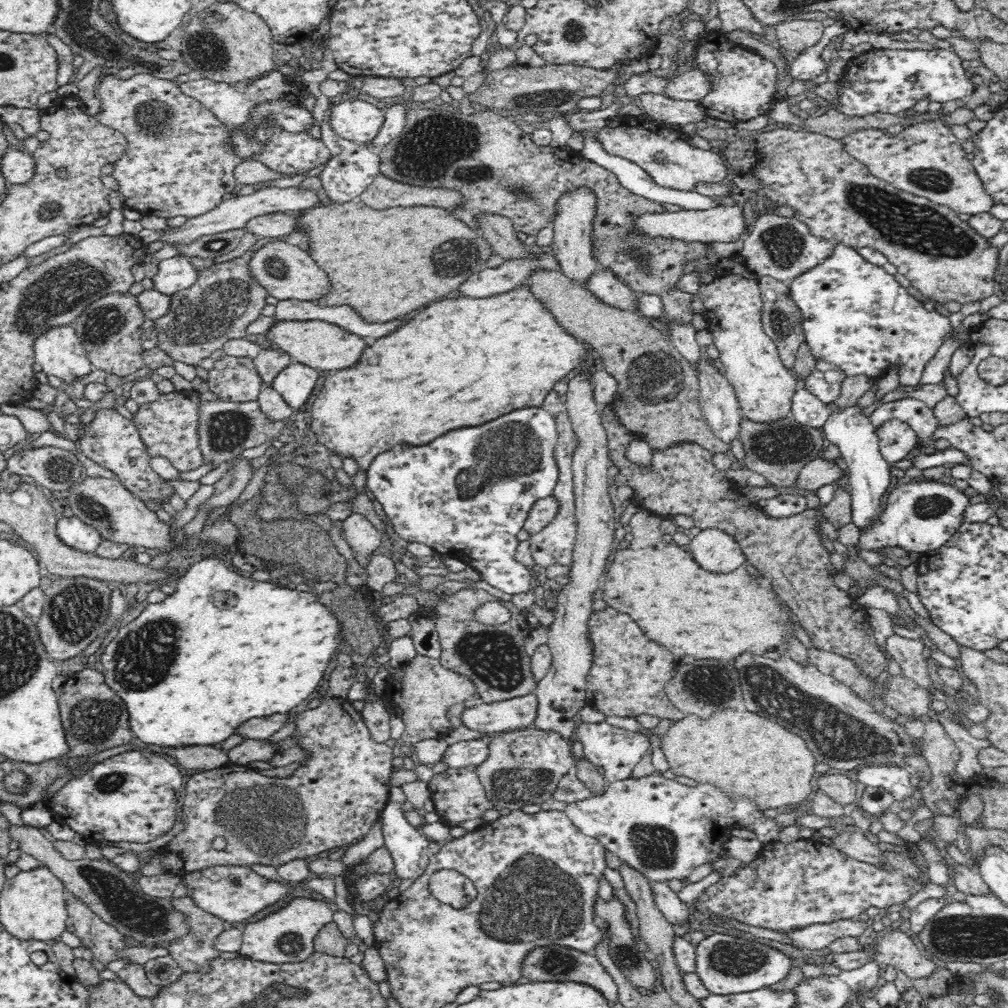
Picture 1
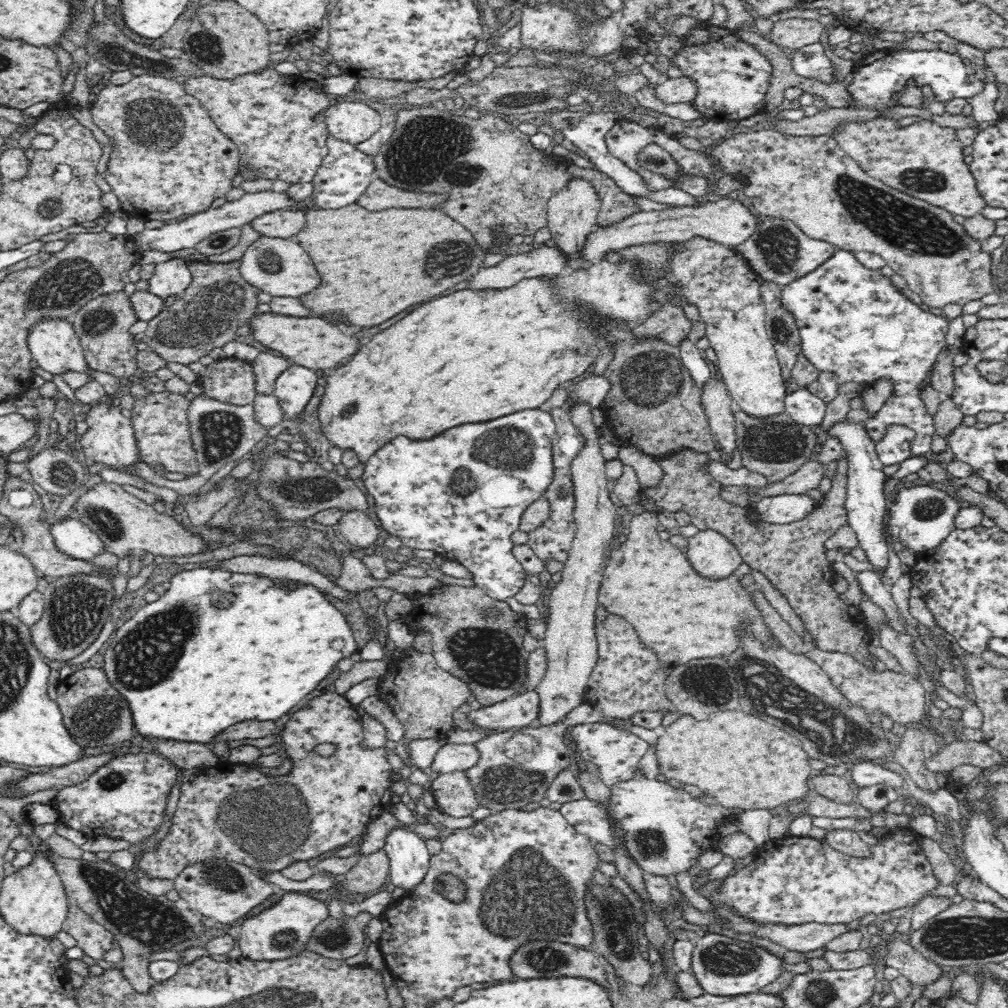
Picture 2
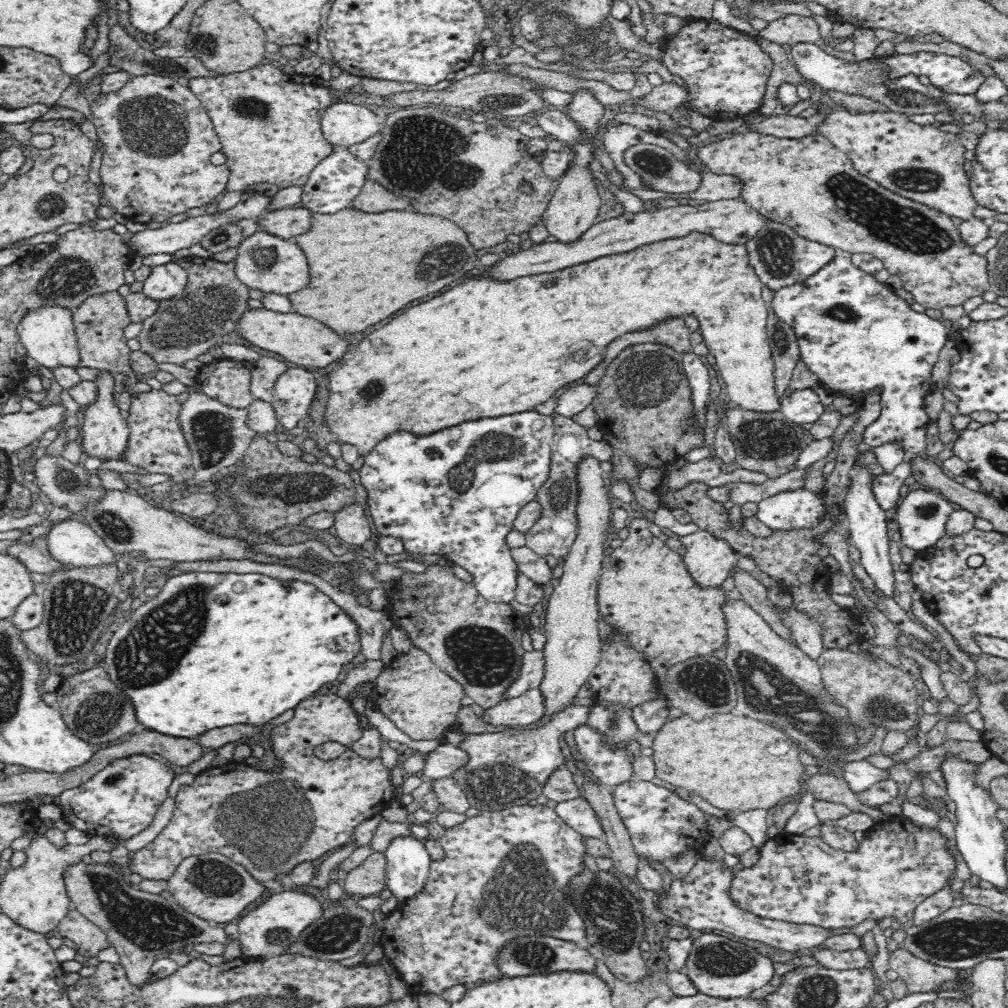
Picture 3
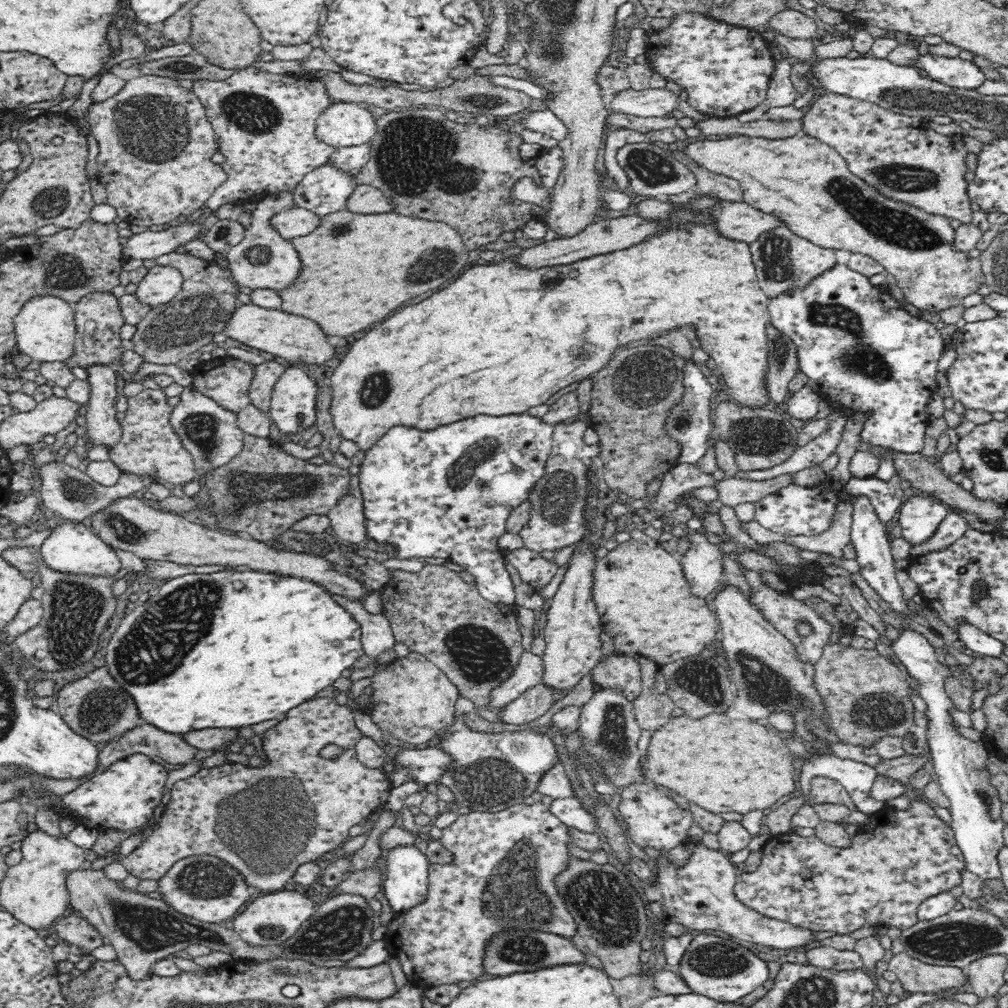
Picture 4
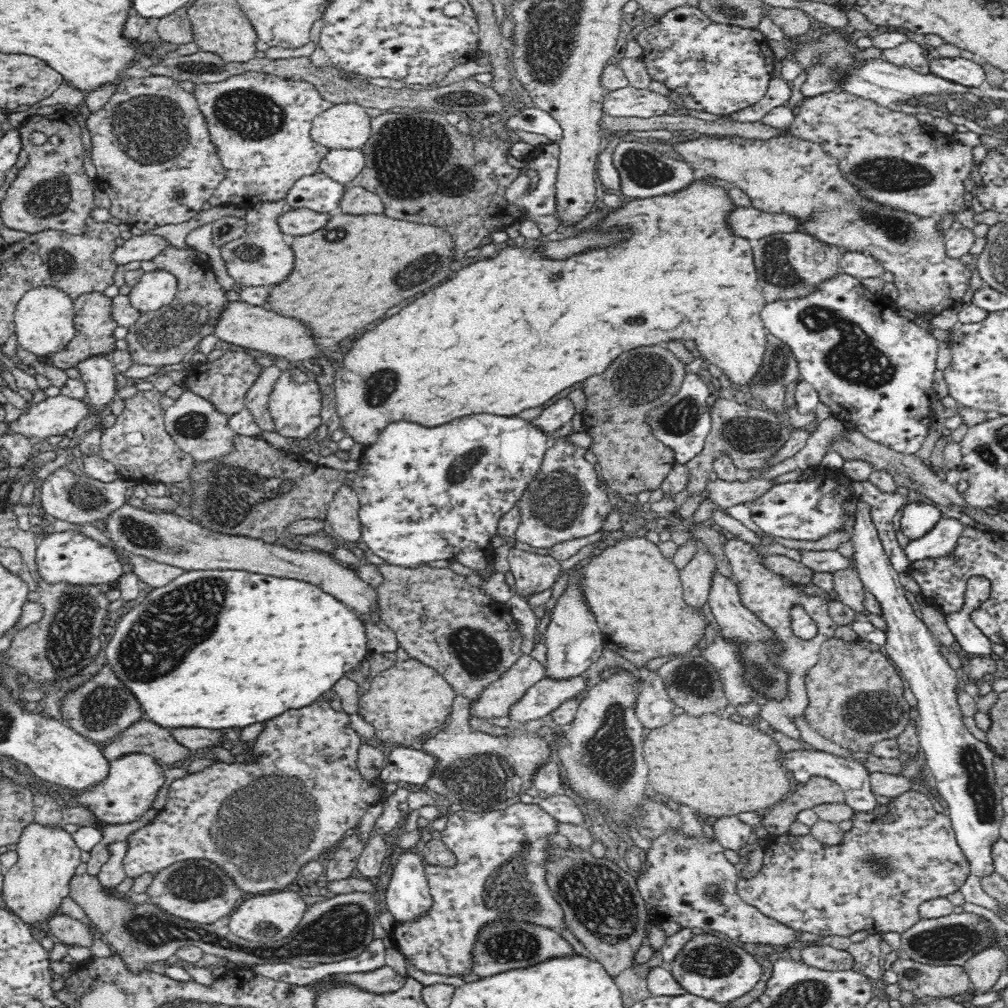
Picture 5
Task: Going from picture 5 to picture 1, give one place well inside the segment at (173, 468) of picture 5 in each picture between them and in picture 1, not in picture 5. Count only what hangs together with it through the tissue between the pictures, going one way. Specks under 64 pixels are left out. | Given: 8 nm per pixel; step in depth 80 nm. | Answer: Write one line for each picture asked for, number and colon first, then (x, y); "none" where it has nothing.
1: (170, 426)
2: (161, 422)
3: (157, 442)
4: (149, 446)

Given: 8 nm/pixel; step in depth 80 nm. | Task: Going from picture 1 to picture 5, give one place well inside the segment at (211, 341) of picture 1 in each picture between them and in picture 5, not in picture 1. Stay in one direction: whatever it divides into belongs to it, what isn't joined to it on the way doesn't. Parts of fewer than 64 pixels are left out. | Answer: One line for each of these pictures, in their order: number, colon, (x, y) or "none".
2: (206, 315)
3: (185, 326)
4: (171, 331)
5: (161, 338)

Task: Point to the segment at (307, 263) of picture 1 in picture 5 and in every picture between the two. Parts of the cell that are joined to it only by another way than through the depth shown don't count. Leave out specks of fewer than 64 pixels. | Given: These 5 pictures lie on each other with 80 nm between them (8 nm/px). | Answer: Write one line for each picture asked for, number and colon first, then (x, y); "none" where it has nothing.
2: (282, 268)
3: (264, 262)
4: (264, 260)
5: (261, 257)

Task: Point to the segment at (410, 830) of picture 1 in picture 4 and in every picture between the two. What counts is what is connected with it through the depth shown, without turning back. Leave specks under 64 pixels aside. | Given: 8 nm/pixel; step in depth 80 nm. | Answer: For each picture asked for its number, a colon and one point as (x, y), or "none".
2: (409, 859)
3: (407, 860)
4: (406, 873)

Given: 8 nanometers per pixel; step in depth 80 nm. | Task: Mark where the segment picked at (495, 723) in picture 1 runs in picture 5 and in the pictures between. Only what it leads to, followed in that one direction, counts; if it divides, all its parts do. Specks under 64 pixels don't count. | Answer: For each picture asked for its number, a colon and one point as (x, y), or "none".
2: (519, 712)
3: (524, 711)
4: (533, 703)
5: (547, 695)

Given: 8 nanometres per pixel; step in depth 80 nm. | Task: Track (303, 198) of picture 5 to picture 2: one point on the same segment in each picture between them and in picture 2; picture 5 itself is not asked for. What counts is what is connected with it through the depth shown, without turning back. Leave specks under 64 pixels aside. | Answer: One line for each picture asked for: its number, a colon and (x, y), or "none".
2: (346, 172)
3: (340, 177)
4: (324, 191)

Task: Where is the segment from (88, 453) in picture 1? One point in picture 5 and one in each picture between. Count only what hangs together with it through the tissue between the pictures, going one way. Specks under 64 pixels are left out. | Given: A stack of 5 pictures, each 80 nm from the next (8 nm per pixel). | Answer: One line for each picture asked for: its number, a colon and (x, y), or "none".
2: (110, 439)
3: (105, 434)
4: (102, 428)
5: (98, 373)

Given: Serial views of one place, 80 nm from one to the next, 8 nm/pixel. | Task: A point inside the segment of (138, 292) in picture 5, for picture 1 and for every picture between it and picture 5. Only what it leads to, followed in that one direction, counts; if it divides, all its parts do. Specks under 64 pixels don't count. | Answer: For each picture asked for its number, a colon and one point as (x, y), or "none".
1: (174, 274)
2: (172, 277)
3: (165, 281)
4: (162, 283)

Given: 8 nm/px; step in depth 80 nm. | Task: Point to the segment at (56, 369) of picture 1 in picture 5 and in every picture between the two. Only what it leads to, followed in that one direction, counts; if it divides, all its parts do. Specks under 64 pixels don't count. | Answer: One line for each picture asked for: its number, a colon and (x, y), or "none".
2: (54, 344)
3: (48, 334)
4: (45, 329)
5: (44, 319)

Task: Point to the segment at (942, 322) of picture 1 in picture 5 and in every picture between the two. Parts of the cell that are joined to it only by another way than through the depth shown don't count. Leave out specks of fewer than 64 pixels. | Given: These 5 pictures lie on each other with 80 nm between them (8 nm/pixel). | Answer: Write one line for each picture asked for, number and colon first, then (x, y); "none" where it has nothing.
2: (853, 320)
3: (854, 333)
4: (855, 342)
5: (874, 368)

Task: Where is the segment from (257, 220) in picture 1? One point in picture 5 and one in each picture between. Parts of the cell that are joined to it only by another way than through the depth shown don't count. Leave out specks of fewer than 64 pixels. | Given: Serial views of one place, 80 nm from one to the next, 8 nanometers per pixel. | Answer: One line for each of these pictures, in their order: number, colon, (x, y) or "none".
2: (282, 224)
3: (288, 222)
4: (296, 222)
5: (297, 222)

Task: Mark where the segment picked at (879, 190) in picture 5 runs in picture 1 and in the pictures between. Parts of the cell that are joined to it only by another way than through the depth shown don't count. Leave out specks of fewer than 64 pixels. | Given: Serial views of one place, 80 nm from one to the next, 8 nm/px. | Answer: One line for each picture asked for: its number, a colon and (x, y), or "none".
1: (926, 160)
2: (923, 159)
3: (920, 161)
4: (904, 158)

